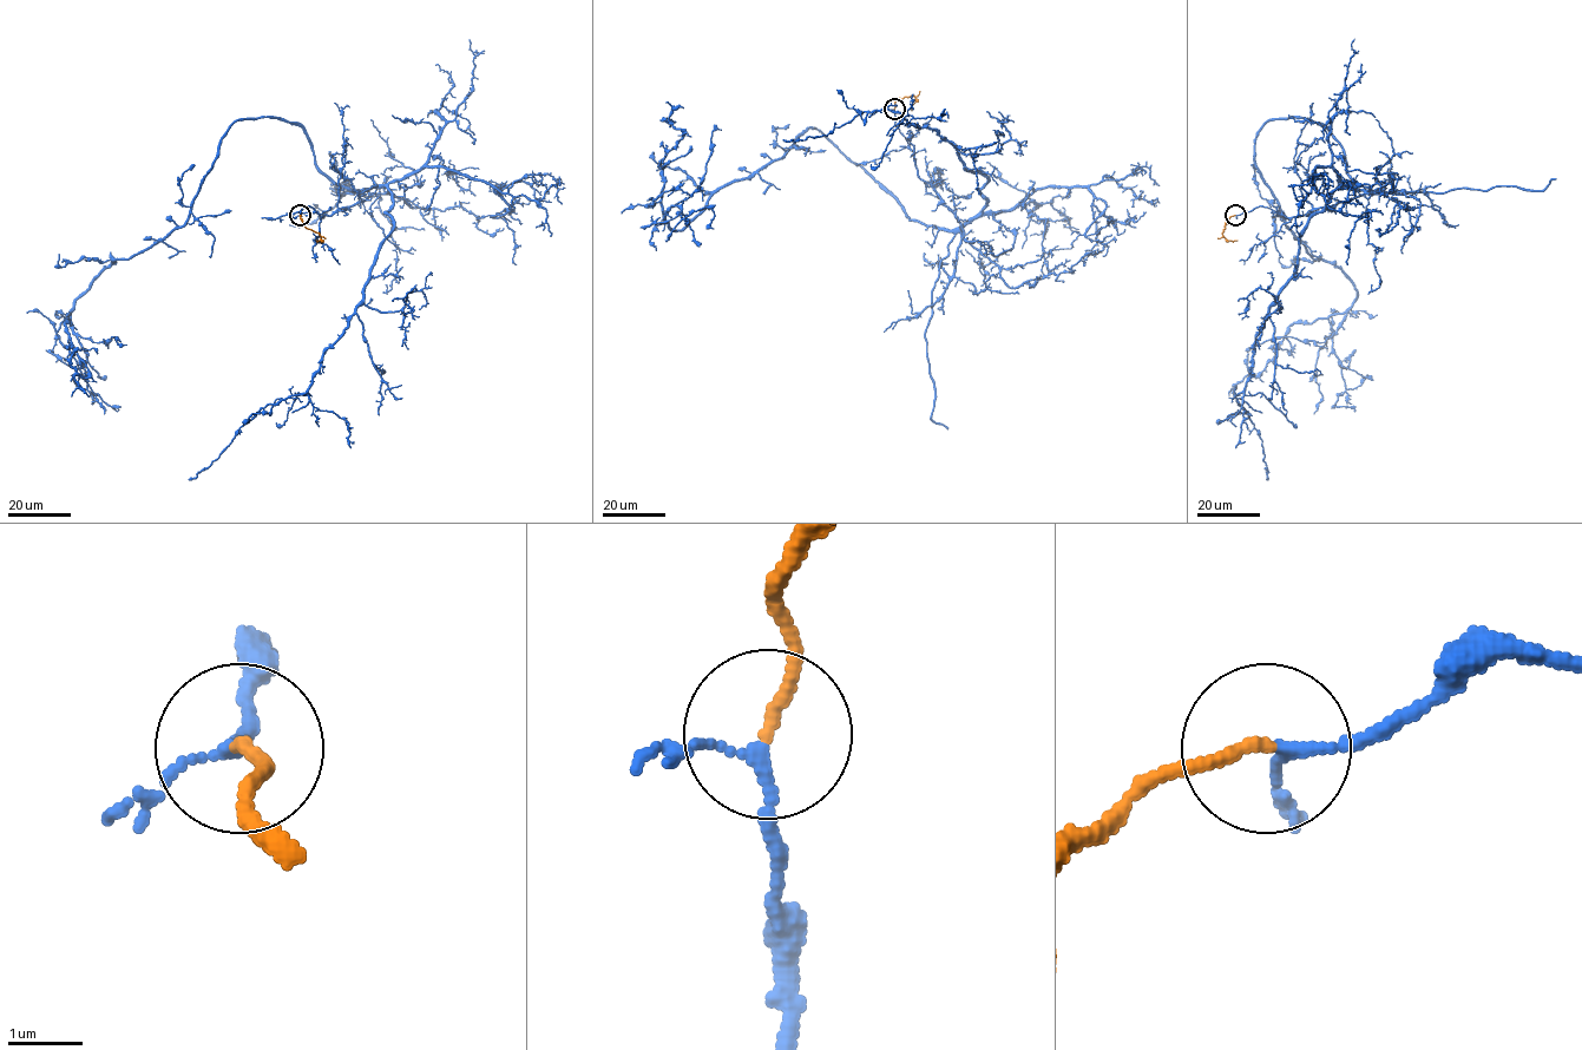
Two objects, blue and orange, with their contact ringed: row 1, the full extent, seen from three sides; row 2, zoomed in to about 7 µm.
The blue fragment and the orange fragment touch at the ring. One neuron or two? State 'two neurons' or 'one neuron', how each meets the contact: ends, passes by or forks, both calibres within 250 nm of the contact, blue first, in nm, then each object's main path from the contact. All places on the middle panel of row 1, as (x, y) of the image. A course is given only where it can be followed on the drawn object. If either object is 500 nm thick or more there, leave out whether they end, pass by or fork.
one neuron | blue passes by | orange ends | 120/160 nm | blue via (894, 109), (917, 175), (963, 237), (912, 220), (816, 128), (673, 229), (658, 165), (683, 131), (665, 102) | orange via (894, 109), (897, 99), (913, 96), (911, 110)

